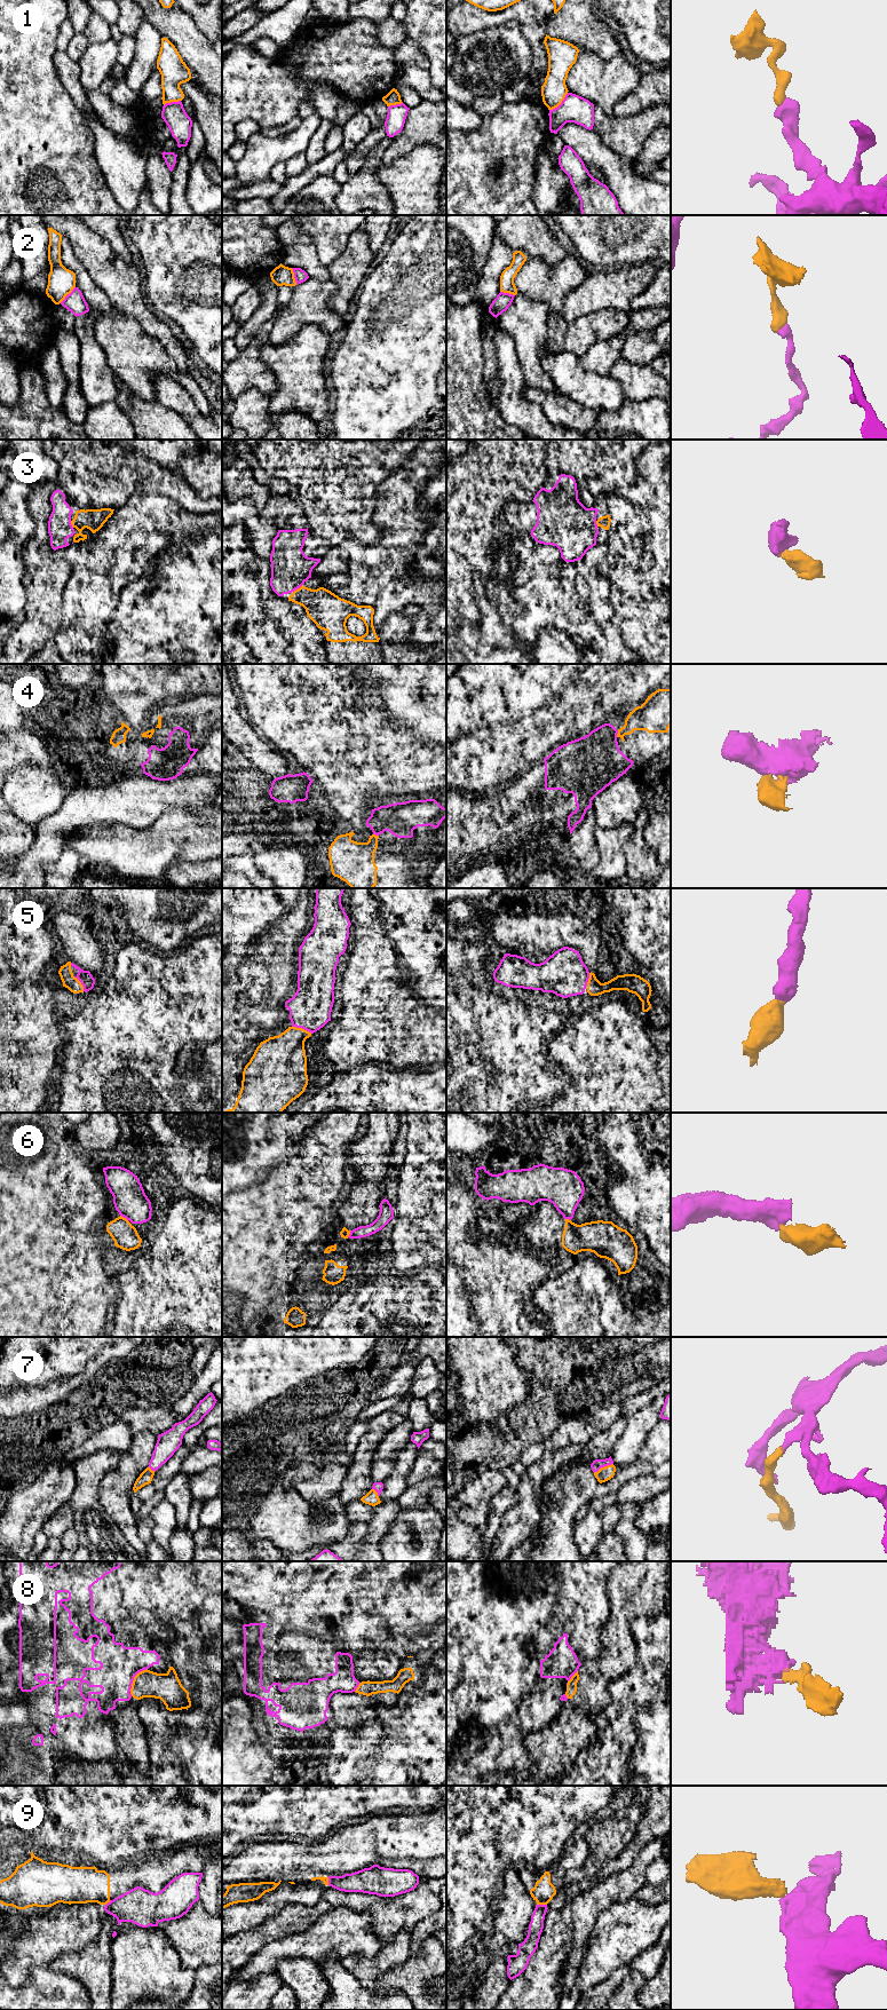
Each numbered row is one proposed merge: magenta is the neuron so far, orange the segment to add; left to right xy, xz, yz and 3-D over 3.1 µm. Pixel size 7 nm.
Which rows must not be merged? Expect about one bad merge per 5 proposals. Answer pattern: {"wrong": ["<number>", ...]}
{"wrong": ["1", "2", "6", "8", "9"]}

